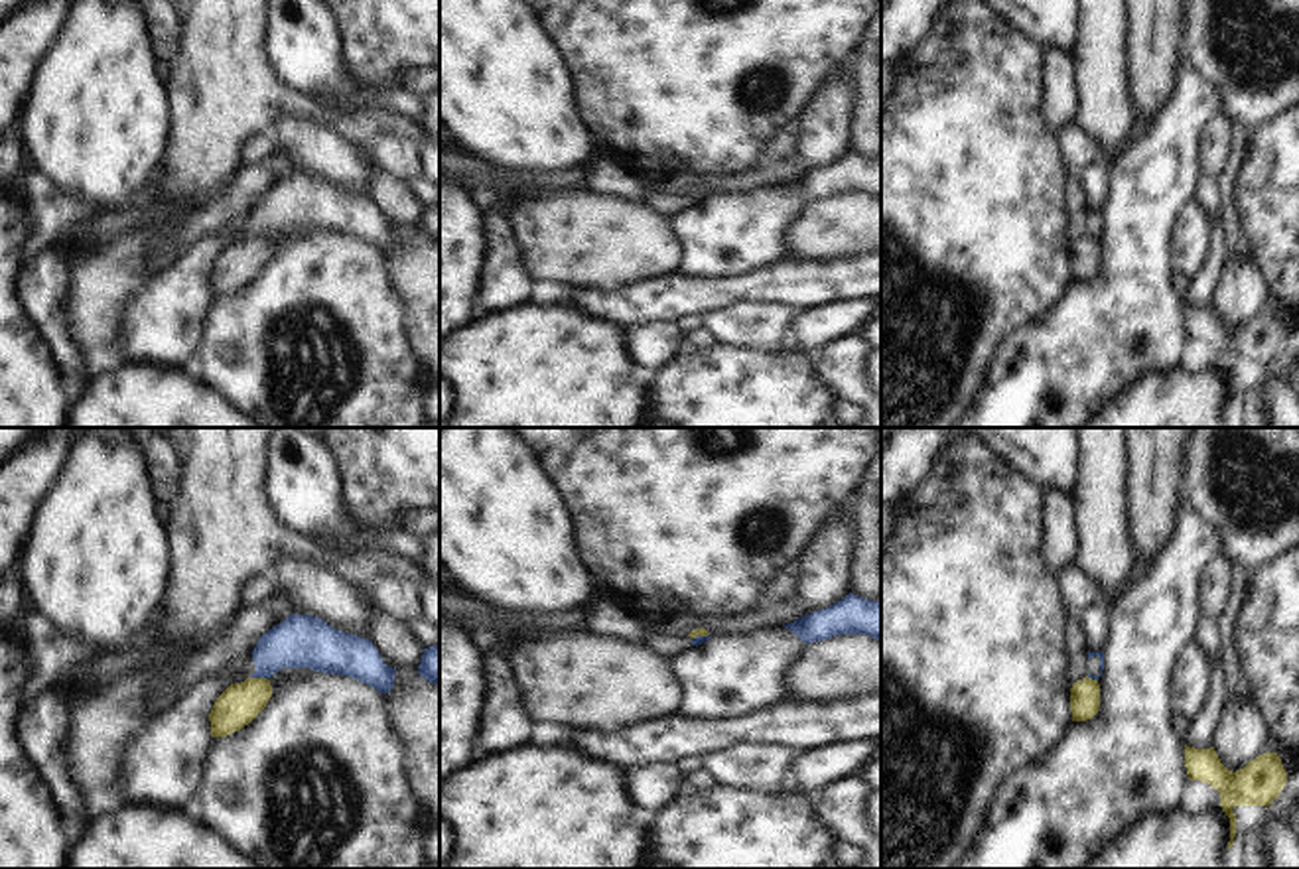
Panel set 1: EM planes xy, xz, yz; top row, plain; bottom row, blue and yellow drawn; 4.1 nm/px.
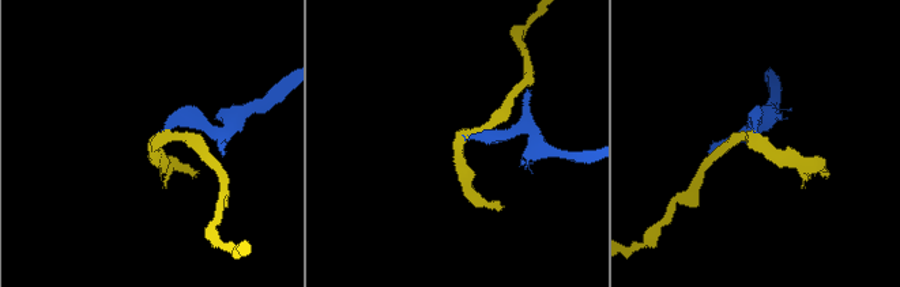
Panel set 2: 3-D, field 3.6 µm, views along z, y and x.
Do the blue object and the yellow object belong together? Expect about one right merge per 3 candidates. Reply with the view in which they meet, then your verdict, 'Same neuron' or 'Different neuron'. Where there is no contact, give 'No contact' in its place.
Touches blue in xy. Different neuron.

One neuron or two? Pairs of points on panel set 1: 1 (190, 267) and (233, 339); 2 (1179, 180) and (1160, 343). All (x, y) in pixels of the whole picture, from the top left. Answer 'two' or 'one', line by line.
1: two
2: one

